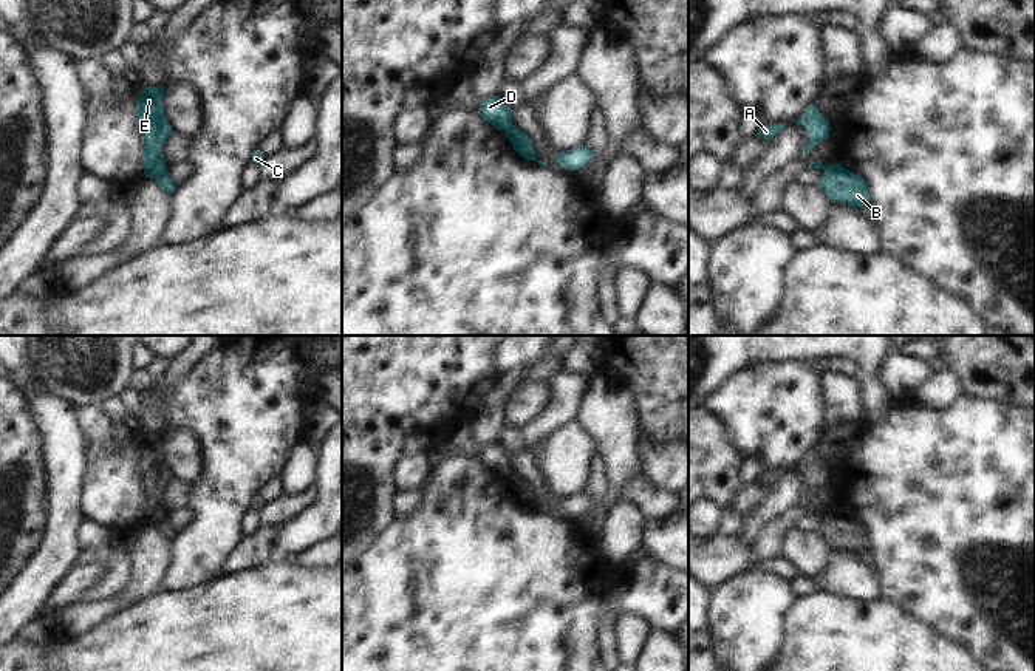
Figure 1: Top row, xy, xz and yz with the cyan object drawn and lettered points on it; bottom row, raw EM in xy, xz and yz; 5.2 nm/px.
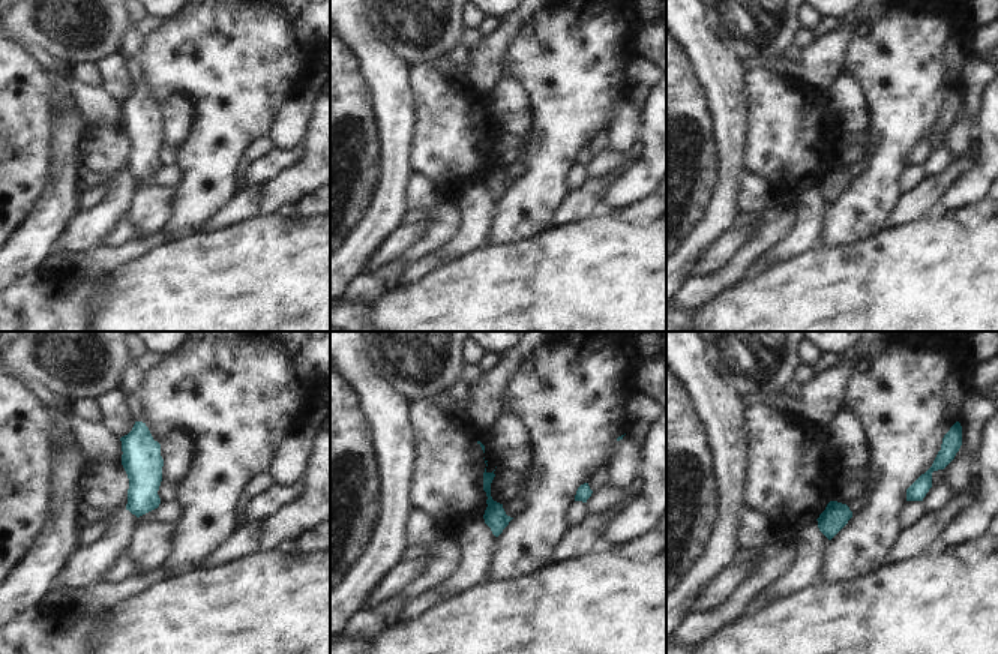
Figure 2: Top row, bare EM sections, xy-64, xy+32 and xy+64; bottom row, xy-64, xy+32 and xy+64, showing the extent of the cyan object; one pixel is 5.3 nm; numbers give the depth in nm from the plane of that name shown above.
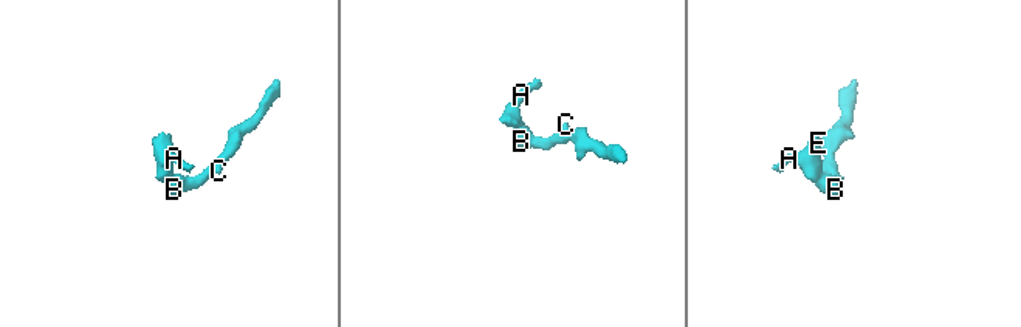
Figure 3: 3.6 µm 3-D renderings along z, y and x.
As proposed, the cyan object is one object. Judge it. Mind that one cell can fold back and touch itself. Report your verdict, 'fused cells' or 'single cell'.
fused cells

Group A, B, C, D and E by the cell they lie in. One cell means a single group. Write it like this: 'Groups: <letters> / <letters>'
Groups: A D E / B C

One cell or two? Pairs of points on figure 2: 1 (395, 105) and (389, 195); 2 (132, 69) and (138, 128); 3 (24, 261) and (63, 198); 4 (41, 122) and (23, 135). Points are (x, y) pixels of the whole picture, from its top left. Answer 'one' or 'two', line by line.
1: one
2: one
3: one
4: one

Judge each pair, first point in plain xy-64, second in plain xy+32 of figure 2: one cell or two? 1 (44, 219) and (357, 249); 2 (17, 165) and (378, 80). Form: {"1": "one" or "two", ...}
{"1": "one", "2": "two"}

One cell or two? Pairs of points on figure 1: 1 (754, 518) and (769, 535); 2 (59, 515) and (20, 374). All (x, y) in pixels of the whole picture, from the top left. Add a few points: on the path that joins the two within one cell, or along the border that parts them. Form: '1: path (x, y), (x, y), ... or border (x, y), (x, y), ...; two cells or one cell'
1: border (792, 506), (763, 529), (754, 546); two cells
2: path (61, 480), (61, 436), (58, 422), (47, 410); one cell

